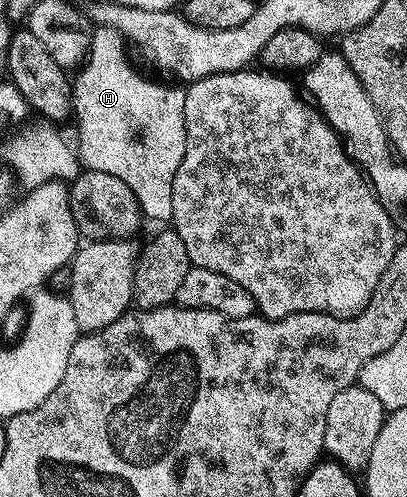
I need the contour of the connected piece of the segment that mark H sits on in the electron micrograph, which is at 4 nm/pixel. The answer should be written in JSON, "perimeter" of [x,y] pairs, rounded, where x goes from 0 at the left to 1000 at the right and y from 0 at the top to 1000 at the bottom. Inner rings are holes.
{"perimeter":[[[248,48],[226,62],[226,93],[219,95],[214,123],[197,135],[199,151],[182,155],[174,165],[177,227],[184,237],[189,229],[184,302],[206,340],[263,346],[302,362],[302,370],[322,378],[349,433],[364,445],[369,439],[376,447],[396,447],[386,451],[415,451],[425,443],[420,386],[430,346],[440,346],[440,330],[455,312],[455,181],[393,173],[386,165],[344,157],[307,119],[307,93],[307,70],[273,50]]]}

